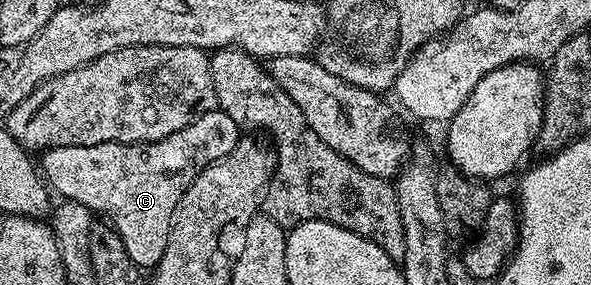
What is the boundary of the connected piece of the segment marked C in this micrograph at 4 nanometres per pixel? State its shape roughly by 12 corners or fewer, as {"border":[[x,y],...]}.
{"border":[[215,109],[155,143],[41,152],[45,182],[105,217],[137,267],[182,194],[232,153]]}

